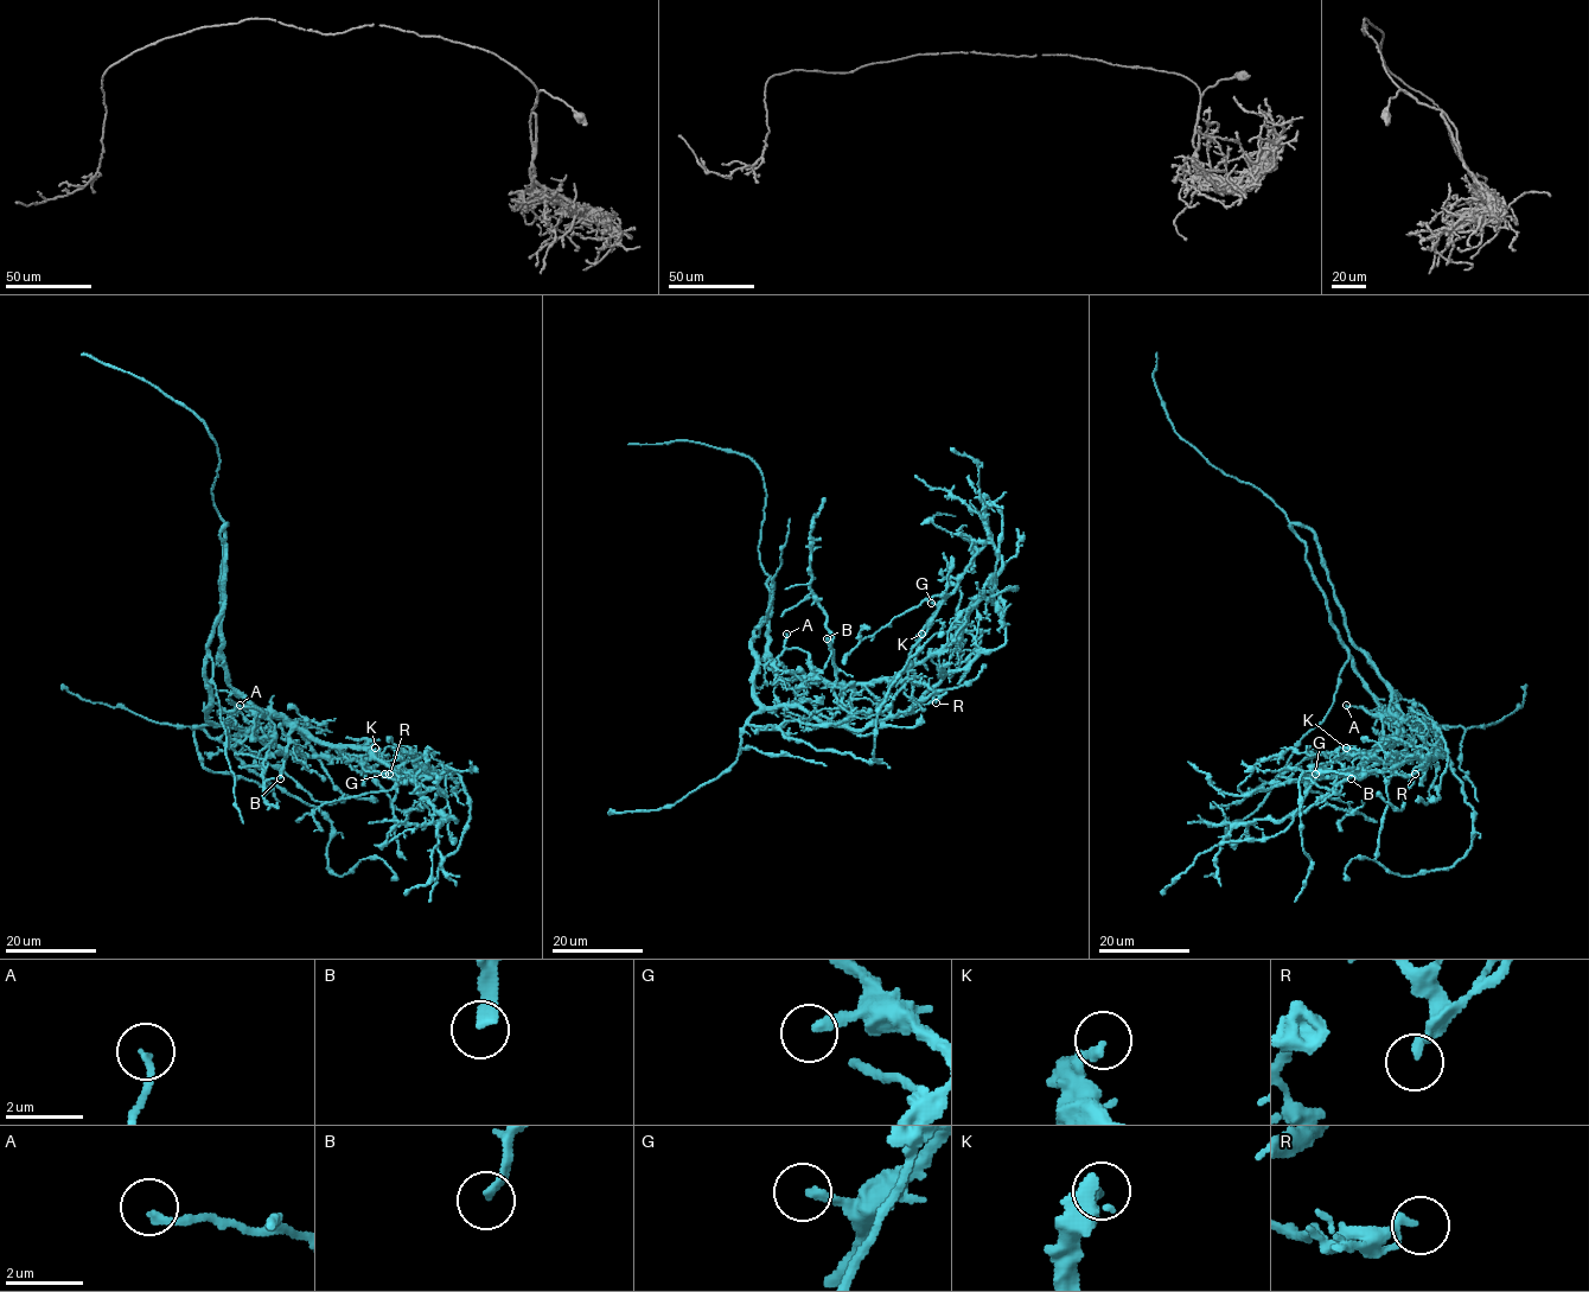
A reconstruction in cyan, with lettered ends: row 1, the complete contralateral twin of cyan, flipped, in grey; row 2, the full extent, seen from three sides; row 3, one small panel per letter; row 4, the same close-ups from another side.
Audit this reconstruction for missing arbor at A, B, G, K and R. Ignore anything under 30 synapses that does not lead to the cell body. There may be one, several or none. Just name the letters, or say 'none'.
B, G

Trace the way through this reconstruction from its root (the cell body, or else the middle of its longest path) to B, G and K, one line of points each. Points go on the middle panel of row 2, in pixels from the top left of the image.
B: (776, 673), (786, 679), (822, 676), (836, 685), (836, 668), (827, 638)
G: (776, 673), (836, 685), (897, 678), (916, 657), (917, 640), (937, 610), (931, 603)
K: (776, 673), (786, 679), (812, 676), (836, 685), (893, 679), (914, 660), (921, 634)

